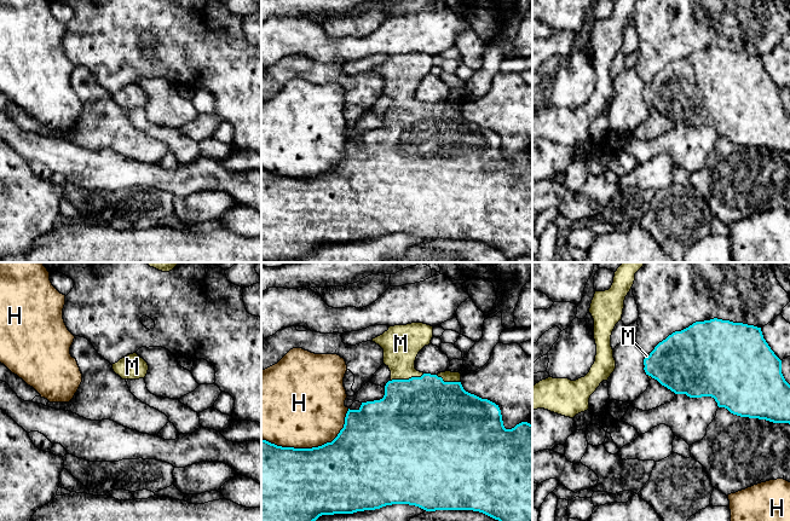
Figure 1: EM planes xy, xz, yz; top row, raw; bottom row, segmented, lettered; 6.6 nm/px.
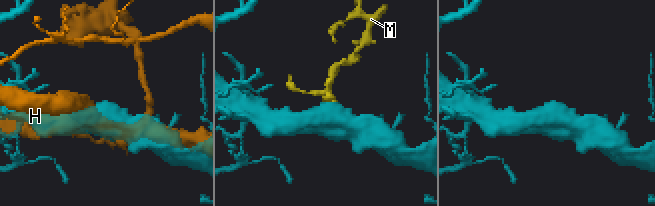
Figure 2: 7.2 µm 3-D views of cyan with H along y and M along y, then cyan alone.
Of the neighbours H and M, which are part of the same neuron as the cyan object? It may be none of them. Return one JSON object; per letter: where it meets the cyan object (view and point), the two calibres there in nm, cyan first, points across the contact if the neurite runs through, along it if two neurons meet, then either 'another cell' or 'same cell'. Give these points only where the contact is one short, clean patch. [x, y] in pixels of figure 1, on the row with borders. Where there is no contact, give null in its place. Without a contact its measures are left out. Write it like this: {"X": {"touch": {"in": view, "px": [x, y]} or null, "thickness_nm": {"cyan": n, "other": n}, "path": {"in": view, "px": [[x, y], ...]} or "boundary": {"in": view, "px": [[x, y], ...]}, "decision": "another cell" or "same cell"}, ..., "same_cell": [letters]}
{"H": {"touch": {"in": "xz", "px": [312, 447]}, "thickness_nm": {"cyan": 480, "other": 500}, "decision": "another cell"}, "M": {"touch": {"in": "xz", "px": [407, 380]}, "thickness_nm": {"cyan": 500, "other": 260}, "decision": "same cell"}, "same_cell": ["M"]}

